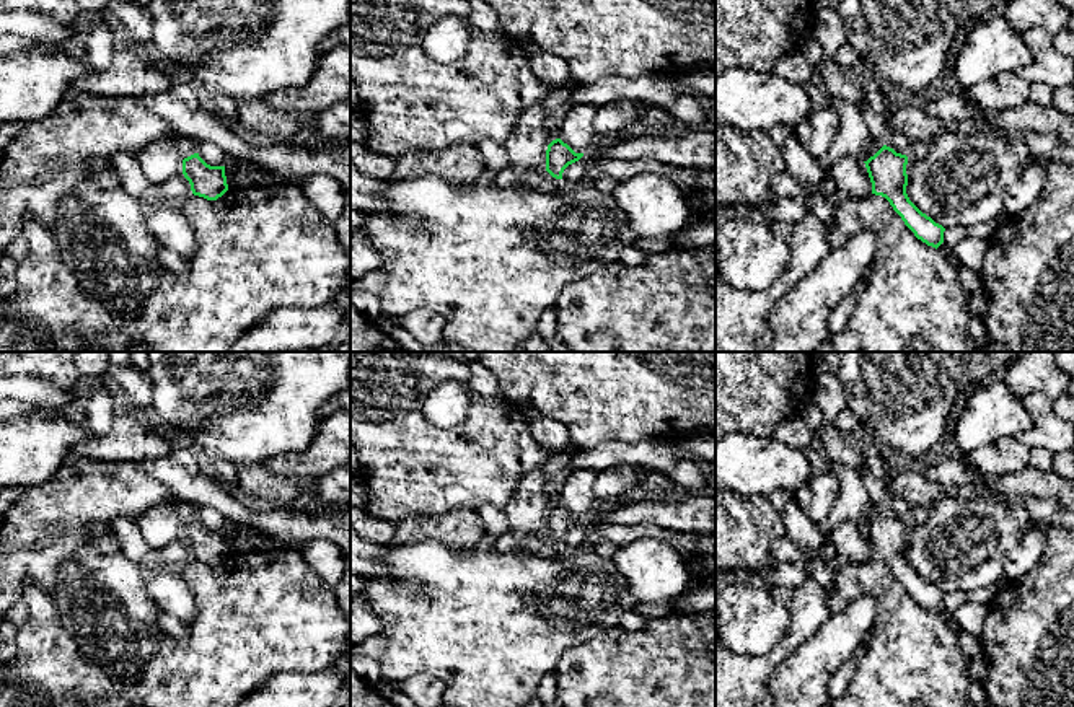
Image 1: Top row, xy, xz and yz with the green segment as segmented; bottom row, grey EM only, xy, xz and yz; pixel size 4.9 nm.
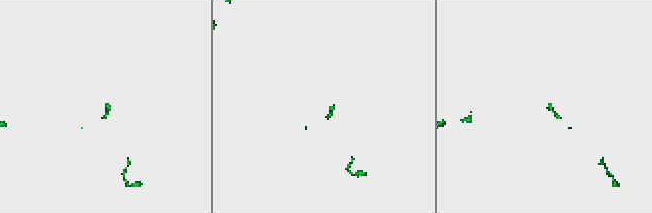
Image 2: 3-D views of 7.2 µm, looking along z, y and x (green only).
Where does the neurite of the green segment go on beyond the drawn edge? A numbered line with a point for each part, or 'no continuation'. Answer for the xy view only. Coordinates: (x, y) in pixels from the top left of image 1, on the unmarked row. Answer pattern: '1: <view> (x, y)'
1: xy (186, 510)

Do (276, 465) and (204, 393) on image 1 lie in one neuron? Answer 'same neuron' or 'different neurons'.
different neurons

